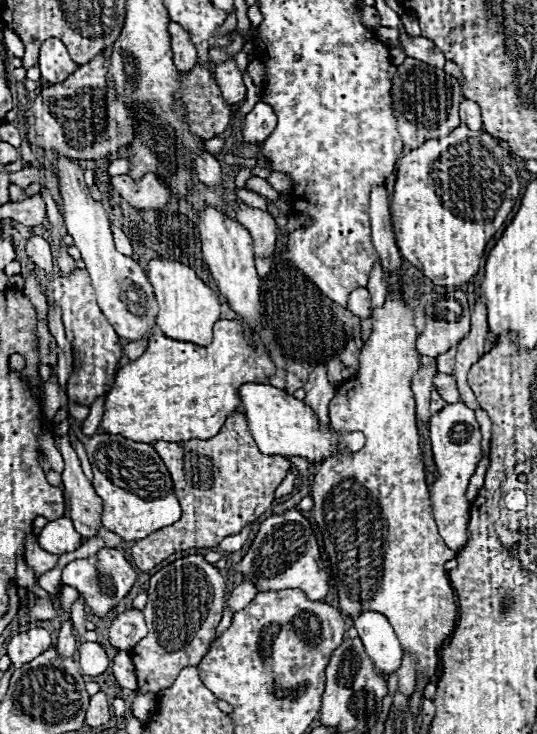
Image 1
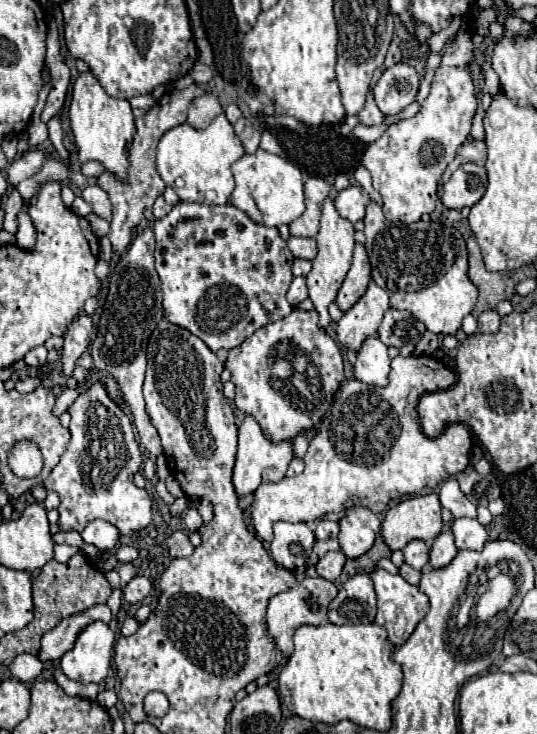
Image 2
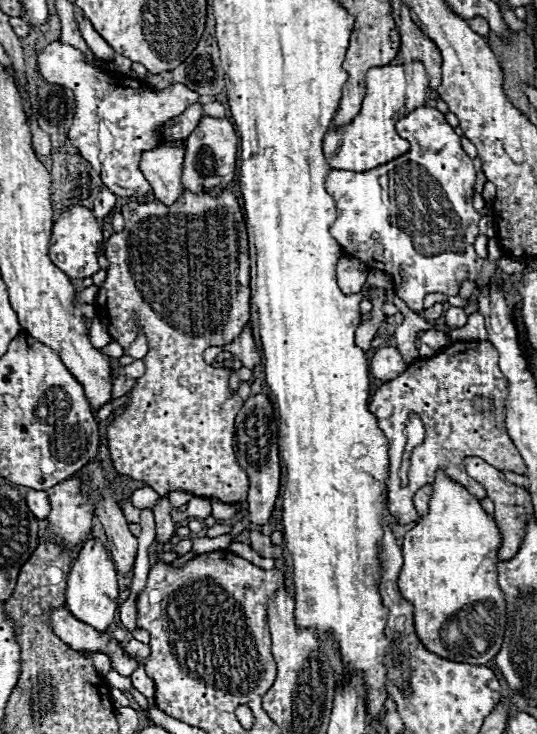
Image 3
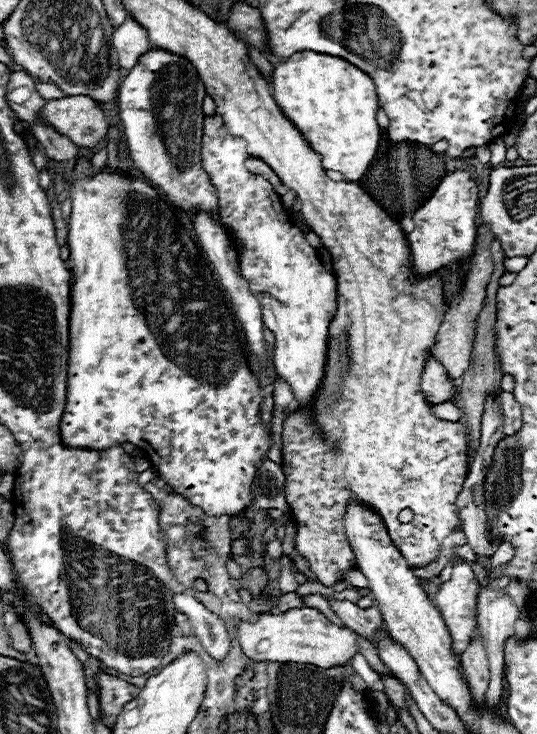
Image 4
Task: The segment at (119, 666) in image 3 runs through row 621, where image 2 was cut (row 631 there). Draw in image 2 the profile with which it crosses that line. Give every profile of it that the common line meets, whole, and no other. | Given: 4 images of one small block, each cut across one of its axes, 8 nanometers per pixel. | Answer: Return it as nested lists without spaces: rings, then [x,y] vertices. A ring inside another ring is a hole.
[[[98,604],[90,610],[86,610],[84,614],[78,614],[78,616],[70,616],[68,620],[62,620],[54,630],[46,632],[42,636],[42,642],[40,642],[40,652],[38,652],[38,658],[42,662],[52,662],[52,660],[60,660],[72,646],[74,646],[74,640],[78,636],[78,632],[90,624],[92,620],[104,620],[104,622],[110,622],[112,618],[112,612],[106,604]]]

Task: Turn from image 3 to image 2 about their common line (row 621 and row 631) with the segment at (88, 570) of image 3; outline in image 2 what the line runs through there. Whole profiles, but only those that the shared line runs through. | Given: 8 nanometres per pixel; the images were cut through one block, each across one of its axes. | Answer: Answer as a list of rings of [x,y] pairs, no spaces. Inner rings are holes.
[[[94,620],[80,632],[74,648],[62,656],[62,672],[70,680],[100,684],[108,676],[114,654],[114,640],[116,636],[112,628],[102,620]]]

